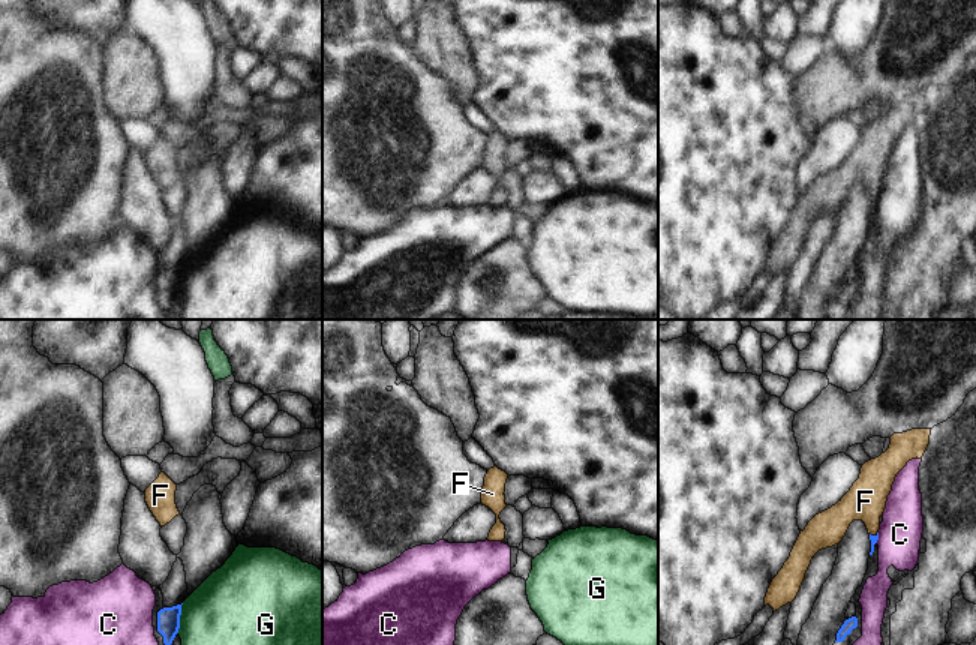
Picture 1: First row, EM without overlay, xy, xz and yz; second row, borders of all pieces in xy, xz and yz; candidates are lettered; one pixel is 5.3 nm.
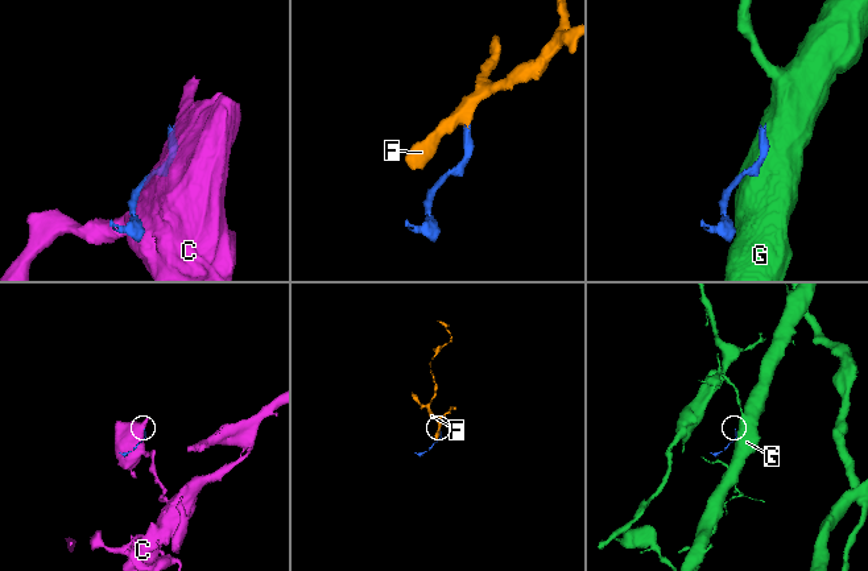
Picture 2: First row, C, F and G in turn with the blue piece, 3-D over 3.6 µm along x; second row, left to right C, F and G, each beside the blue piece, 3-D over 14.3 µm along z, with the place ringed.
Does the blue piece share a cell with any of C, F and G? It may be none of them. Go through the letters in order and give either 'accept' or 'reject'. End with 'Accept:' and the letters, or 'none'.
C: reject
F: accept
G: reject
Accept: F

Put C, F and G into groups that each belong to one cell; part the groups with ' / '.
C / F / G

